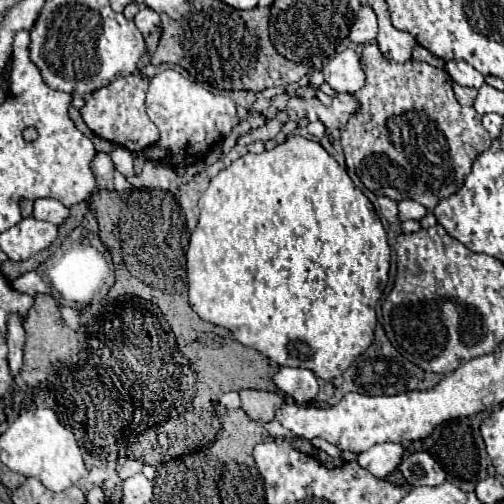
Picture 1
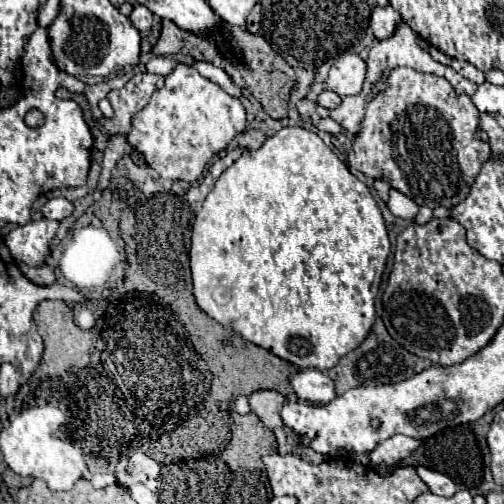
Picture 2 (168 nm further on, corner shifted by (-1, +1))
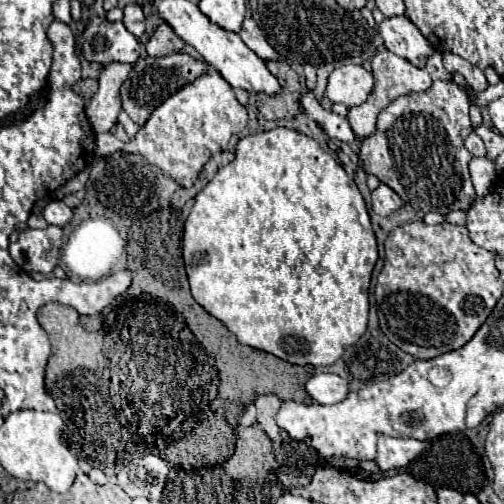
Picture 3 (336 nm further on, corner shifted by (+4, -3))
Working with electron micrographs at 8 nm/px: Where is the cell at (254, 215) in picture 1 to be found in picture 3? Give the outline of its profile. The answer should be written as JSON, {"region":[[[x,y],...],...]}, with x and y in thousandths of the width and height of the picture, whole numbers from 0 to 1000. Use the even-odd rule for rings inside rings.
{"region":[[[548,252],[536,260],[504,264],[468,288],[468,315],[440,331],[425,355],[389,387],[389,403],[365,442],[365,470],[361,470],[361,510],[377,558],[381,589],[393,605],[401,605],[421,629],[440,637],[472,673],[472,681],[540,700],[571,720],[583,724],[659,724],[679,708],[679,700],[702,685],[730,649],[730,569],[734,569],[734,546],[750,518],[750,486],[746,470],[734,446],[726,403],[702,363],[702,355],[679,335],[667,315],[647,304],[631,280],[619,272],[591,264],[583,256]]]}

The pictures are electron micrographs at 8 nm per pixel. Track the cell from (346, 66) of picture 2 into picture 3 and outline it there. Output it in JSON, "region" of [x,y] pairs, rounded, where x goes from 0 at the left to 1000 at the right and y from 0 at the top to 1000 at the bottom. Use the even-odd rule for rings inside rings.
{"region":[[[698,125],[679,129],[655,145],[647,192],[663,204],[706,212],[730,196],[738,169],[742,169],[738,145],[726,141],[718,129],[698,129]]]}

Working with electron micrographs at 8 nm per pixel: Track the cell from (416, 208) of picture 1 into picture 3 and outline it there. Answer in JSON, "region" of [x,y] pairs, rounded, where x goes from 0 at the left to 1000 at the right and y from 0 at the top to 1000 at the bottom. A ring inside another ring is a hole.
{"region":[[[762,363],[746,379],[738,379],[738,419],[754,431],[770,431],[782,419],[790,419],[802,407],[802,399]]]}

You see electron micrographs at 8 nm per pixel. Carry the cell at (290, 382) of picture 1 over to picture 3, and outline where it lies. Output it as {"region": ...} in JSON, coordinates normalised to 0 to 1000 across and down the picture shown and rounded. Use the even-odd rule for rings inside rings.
{"region":[[[627,740],[627,744],[619,744],[607,756],[603,772],[635,804],[671,800],[671,796],[687,792],[687,784],[690,784],[687,756],[679,748],[671,748],[671,744],[655,744],[655,740]]]}

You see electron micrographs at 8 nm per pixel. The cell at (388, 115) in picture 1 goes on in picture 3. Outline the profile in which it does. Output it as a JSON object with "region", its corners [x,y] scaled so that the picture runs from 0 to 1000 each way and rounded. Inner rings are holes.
{"region":[[[861,161],[861,169],[849,181],[786,192],[762,220],[754,220],[746,264],[718,276],[718,292],[710,304],[718,335],[730,347],[746,347],[762,367],[782,375],[794,387],[794,395],[802,403],[813,403],[813,411],[825,419],[837,423],[865,419],[877,427],[909,415],[925,419],[944,391],[929,343],[937,304],[921,292],[921,276],[937,260],[929,216],[933,216],[929,188],[901,161]]]}

